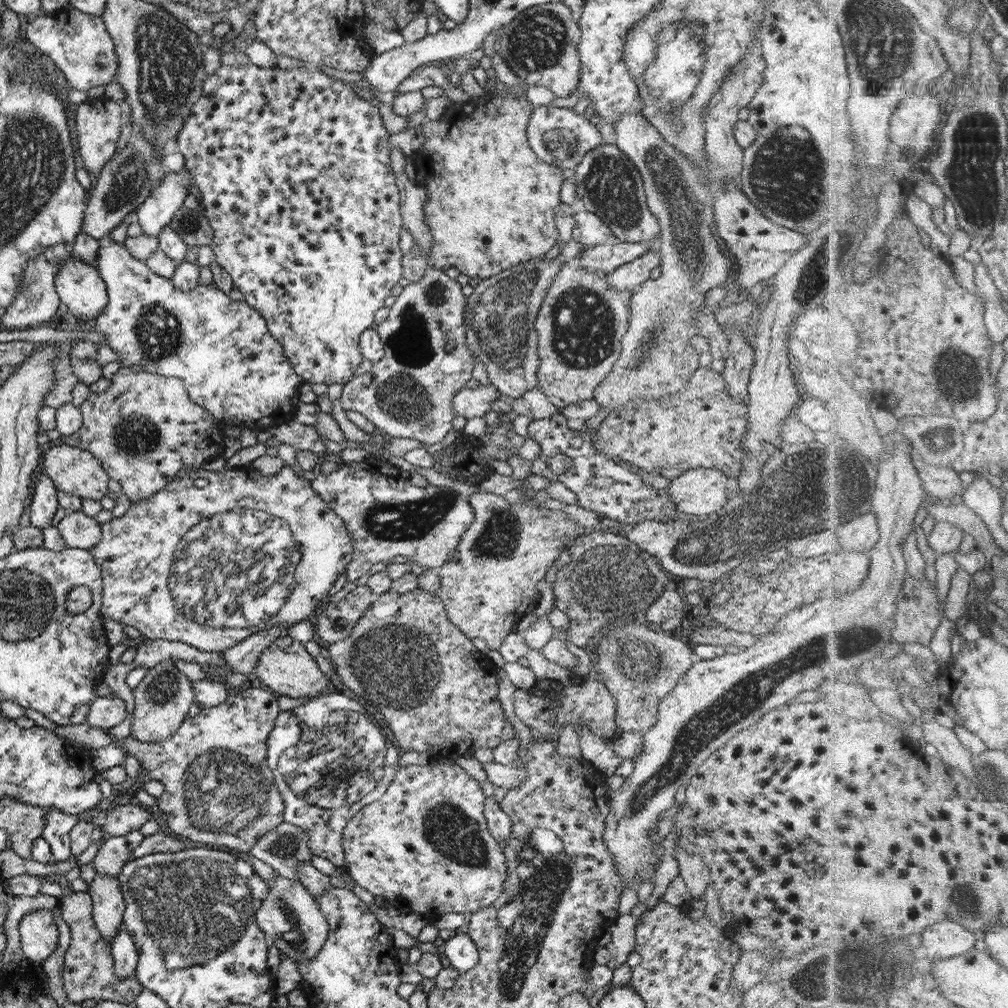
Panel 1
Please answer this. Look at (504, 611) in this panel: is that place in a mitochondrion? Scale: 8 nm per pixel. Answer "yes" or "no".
no

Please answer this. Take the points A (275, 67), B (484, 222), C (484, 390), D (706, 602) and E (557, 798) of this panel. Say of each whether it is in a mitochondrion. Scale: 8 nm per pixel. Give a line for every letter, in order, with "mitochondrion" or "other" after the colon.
A: other
B: other
C: other
D: other
E: other

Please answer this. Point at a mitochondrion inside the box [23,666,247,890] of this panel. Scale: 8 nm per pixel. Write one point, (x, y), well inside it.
(163, 688)

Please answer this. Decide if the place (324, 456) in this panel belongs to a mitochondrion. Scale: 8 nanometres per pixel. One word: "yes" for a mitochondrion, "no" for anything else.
no

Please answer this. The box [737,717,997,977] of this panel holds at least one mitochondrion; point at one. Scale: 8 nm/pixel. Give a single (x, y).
(965, 900)

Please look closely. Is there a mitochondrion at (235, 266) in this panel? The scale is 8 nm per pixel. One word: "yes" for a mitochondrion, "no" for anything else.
no

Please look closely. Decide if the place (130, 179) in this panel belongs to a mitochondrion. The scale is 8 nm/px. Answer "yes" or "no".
yes

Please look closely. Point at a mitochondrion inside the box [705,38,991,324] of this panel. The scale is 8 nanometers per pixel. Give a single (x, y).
(785, 175)

